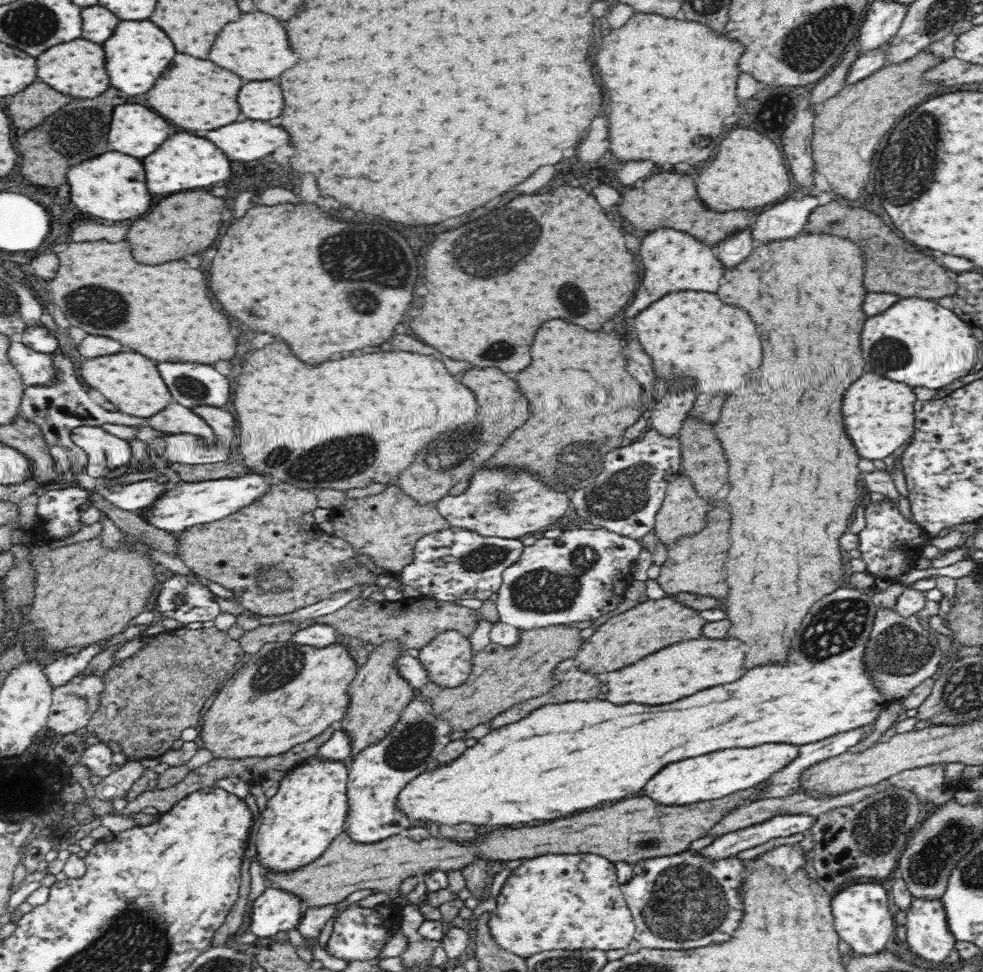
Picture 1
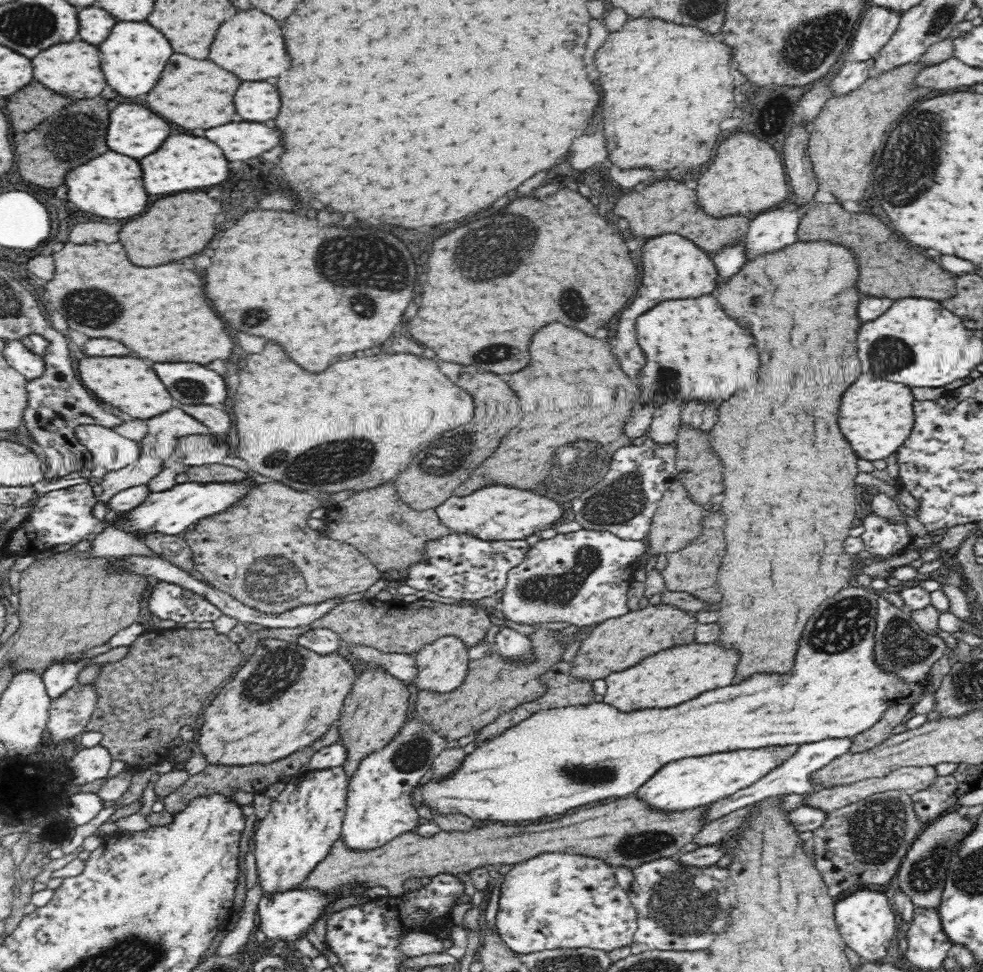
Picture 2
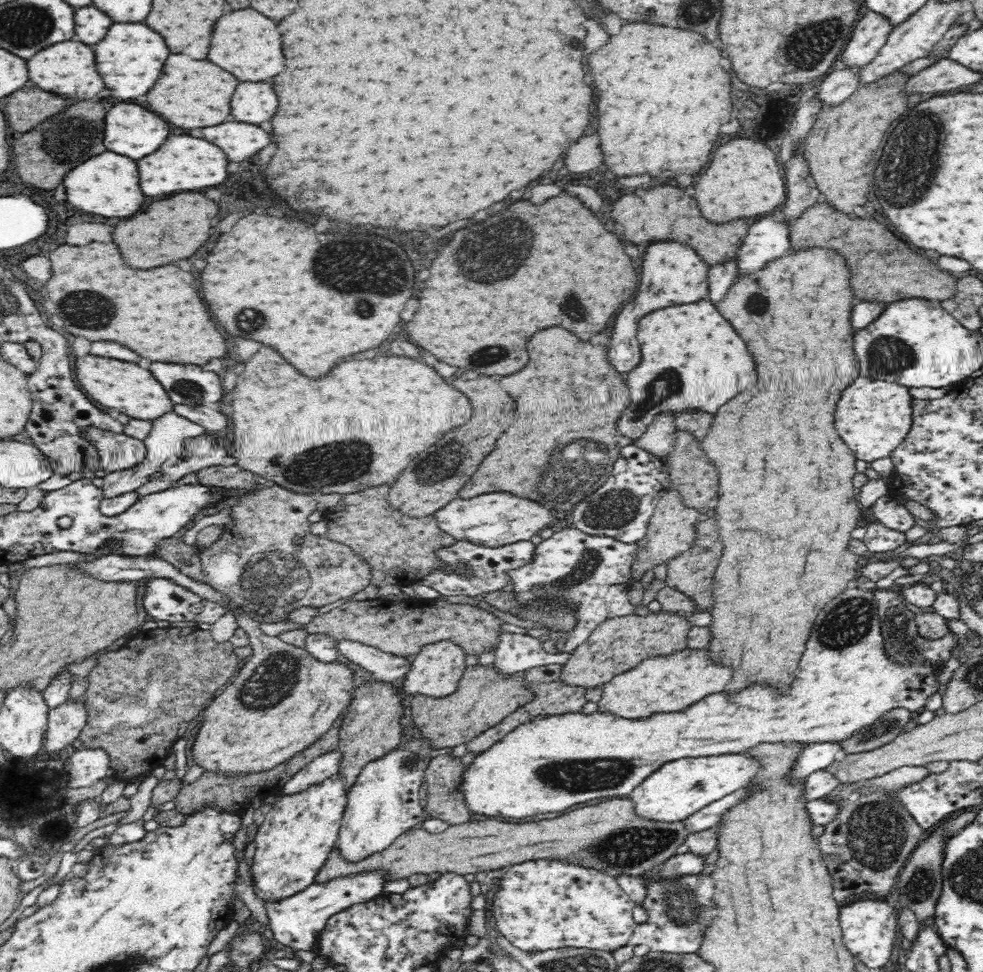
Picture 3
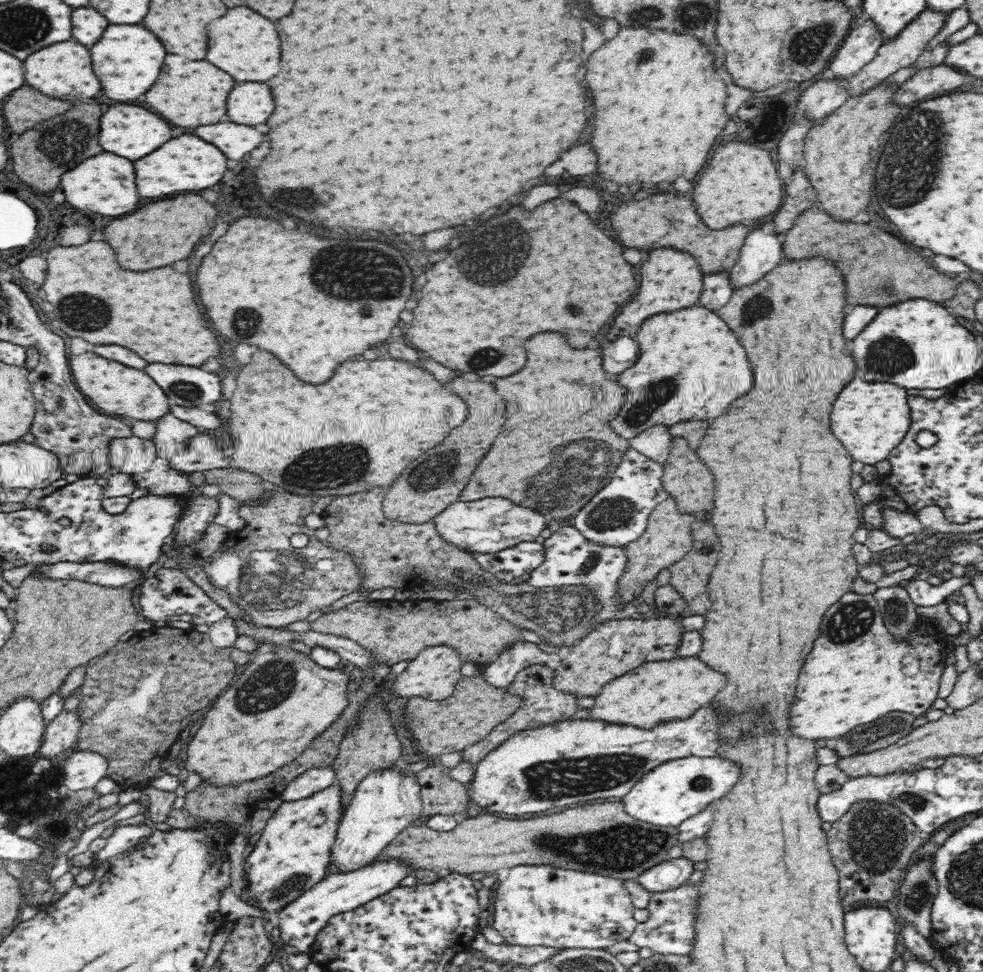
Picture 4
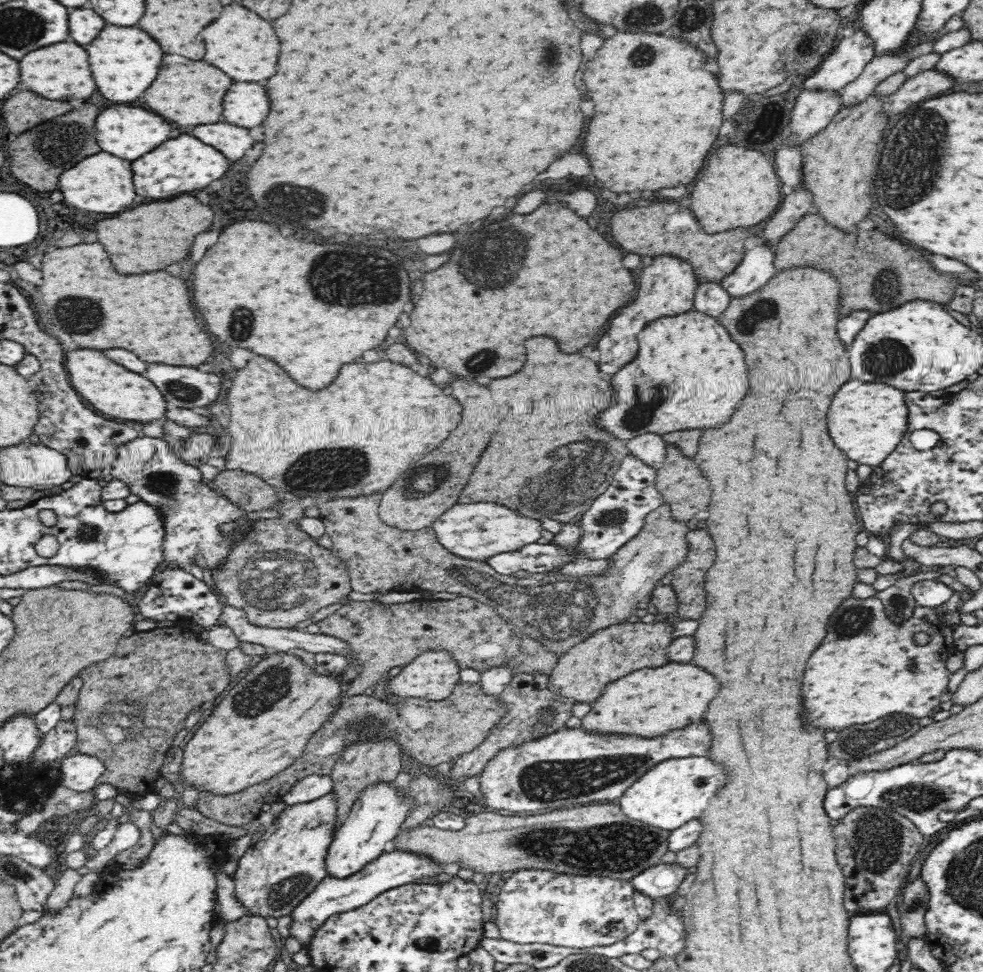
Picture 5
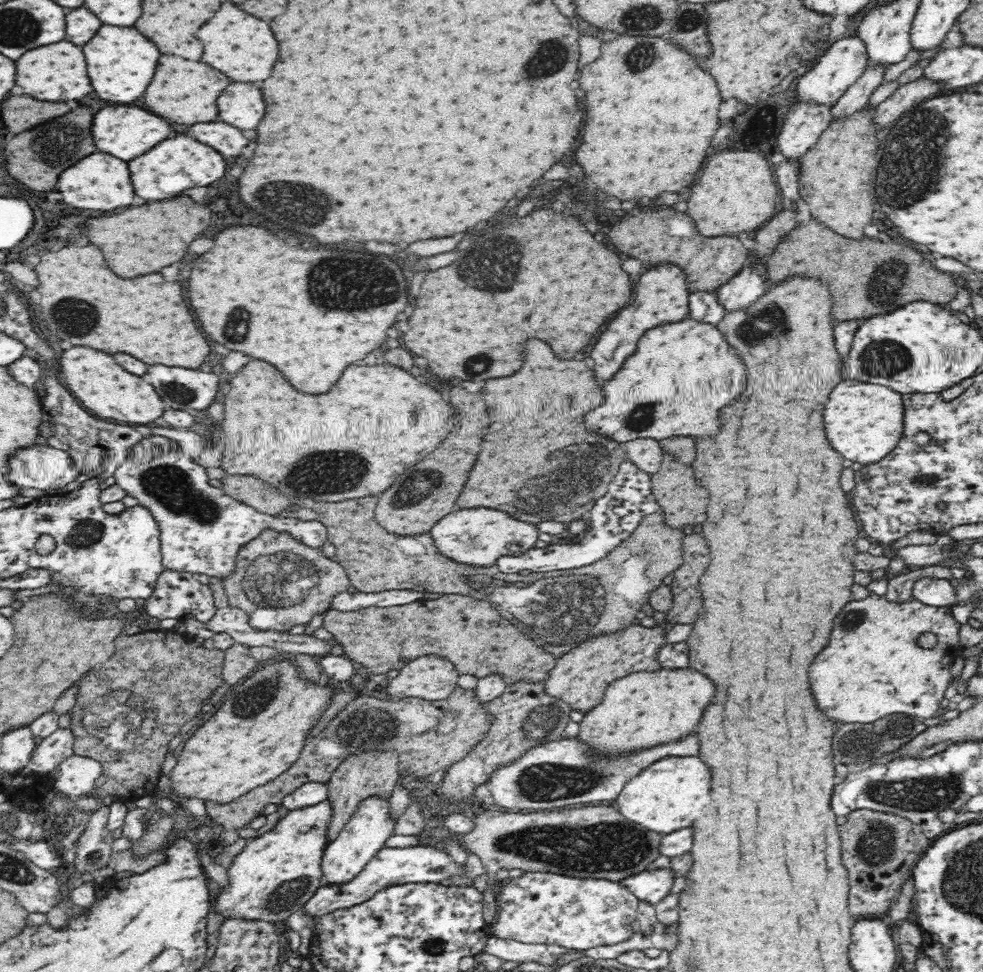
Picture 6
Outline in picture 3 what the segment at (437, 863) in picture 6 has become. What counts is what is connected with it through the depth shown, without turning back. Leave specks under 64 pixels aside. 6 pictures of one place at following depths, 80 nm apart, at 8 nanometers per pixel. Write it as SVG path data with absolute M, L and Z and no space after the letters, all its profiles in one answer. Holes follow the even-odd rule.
M368 869L364 872L334 877L325 883L310 884L306 890L290 896L290 898L264 904L270 930L274 938L284 944L288 951L306 950L306 952L310 952L330 916L344 912L354 904L364 904L378 898L384 892L386 883L390 881L390 873L386 869Z

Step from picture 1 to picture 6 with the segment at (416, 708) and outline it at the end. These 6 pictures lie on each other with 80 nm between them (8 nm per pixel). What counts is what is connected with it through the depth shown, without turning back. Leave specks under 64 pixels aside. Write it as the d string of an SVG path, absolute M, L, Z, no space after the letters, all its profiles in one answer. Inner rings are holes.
M367 799L365 803L358 808L358 811L354 813L349 823L342 829L342 832L338 835L336 840L327 844L324 849L323 857L320 863L322 876L321 886L326 887L341 887L344 884L348 884L358 876L358 873L363 871L363 868L374 858L374 855L384 847L384 843L390 836L392 836L393 828L395 825L395 819L389 816L390 804L389 800L380 799Z

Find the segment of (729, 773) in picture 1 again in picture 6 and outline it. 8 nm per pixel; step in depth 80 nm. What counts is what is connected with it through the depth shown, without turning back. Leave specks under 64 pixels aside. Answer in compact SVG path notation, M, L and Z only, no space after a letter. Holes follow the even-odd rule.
M663 756L625 784L614 799L618 811L630 822L658 834L672 834L688 828L710 800L710 772L696 756Z

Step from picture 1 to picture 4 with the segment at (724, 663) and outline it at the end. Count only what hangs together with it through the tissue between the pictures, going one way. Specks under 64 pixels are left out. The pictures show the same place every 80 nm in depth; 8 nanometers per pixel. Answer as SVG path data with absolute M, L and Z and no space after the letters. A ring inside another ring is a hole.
M668 660L647 663L624 676L612 680L596 696L594 708L586 716L592 722L612 722L618 726L634 726L640 730L654 730L660 724L674 720L688 720L700 708L706 708L724 684L724 676L706 668L700 660Z

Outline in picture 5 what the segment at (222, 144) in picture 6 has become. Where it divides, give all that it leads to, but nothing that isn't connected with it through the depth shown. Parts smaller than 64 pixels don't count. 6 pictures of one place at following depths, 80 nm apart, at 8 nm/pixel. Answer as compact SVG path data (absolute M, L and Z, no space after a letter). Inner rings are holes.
M218 122L218 124L198 124L192 130L192 136L202 140L204 144L214 146L220 150L226 158L238 160L244 156L244 150L254 144L252 136L248 134L246 128L232 126L228 122Z

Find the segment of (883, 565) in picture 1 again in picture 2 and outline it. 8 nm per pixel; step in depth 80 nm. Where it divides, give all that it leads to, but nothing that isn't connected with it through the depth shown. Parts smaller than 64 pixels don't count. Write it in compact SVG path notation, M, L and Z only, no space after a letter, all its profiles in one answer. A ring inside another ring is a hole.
M873 512L862 522L866 530L860 538L865 543L865 550L871 554L870 559L874 562L882 562L902 554L903 550L913 542L907 525L888 523Z

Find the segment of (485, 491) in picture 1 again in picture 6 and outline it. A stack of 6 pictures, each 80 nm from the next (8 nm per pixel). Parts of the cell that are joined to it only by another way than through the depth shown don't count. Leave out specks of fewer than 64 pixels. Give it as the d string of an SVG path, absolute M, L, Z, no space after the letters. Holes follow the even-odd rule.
M460 510L444 516L431 529L430 539L434 541L435 551L451 563L471 568L490 568L501 557L519 556L535 547L539 537L537 526L514 520L496 510Z

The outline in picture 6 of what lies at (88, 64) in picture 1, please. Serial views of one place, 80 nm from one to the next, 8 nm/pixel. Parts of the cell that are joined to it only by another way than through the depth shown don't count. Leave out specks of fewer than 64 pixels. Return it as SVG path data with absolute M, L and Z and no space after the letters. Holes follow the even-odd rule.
M58 42L34 48L16 60L16 86L22 94L28 94L44 102L66 102L78 100L92 92L90 80L86 76L86 62L82 50L70 42Z

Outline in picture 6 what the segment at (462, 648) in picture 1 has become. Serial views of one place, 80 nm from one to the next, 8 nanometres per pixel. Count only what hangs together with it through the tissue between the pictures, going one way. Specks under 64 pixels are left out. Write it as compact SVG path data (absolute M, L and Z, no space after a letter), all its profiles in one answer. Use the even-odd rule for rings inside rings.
M421 656L406 664L398 676L390 678L385 689L395 700L442 700L457 687L458 677L450 661L440 656Z

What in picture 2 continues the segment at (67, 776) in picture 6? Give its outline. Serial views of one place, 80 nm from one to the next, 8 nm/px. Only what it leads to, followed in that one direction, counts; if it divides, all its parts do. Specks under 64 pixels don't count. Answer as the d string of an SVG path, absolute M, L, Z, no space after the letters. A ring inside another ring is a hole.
M96 745L77 750L67 764L74 775L74 784L82 786L96 779L106 778L112 761L109 750Z

